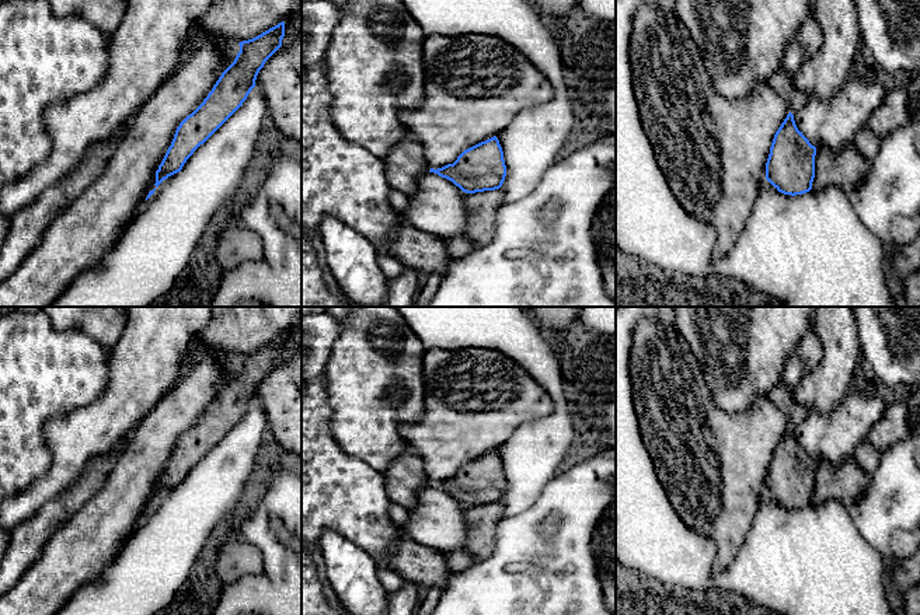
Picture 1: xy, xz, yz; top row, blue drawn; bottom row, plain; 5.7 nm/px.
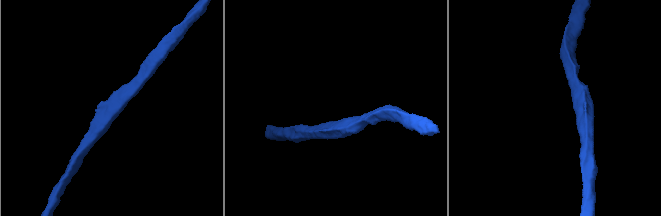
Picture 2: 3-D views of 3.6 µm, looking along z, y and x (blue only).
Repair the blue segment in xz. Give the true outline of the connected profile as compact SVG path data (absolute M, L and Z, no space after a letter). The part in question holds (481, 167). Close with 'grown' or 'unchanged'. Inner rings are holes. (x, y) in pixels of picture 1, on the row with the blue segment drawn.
M496 136L464 150L453 164L433 170L466 193L499 189L506 177L503 151Z; unchanged

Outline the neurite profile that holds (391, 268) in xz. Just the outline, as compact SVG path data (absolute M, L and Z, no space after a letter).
M380 254L377 263L387 279L400 276L407 268L394 256Z

